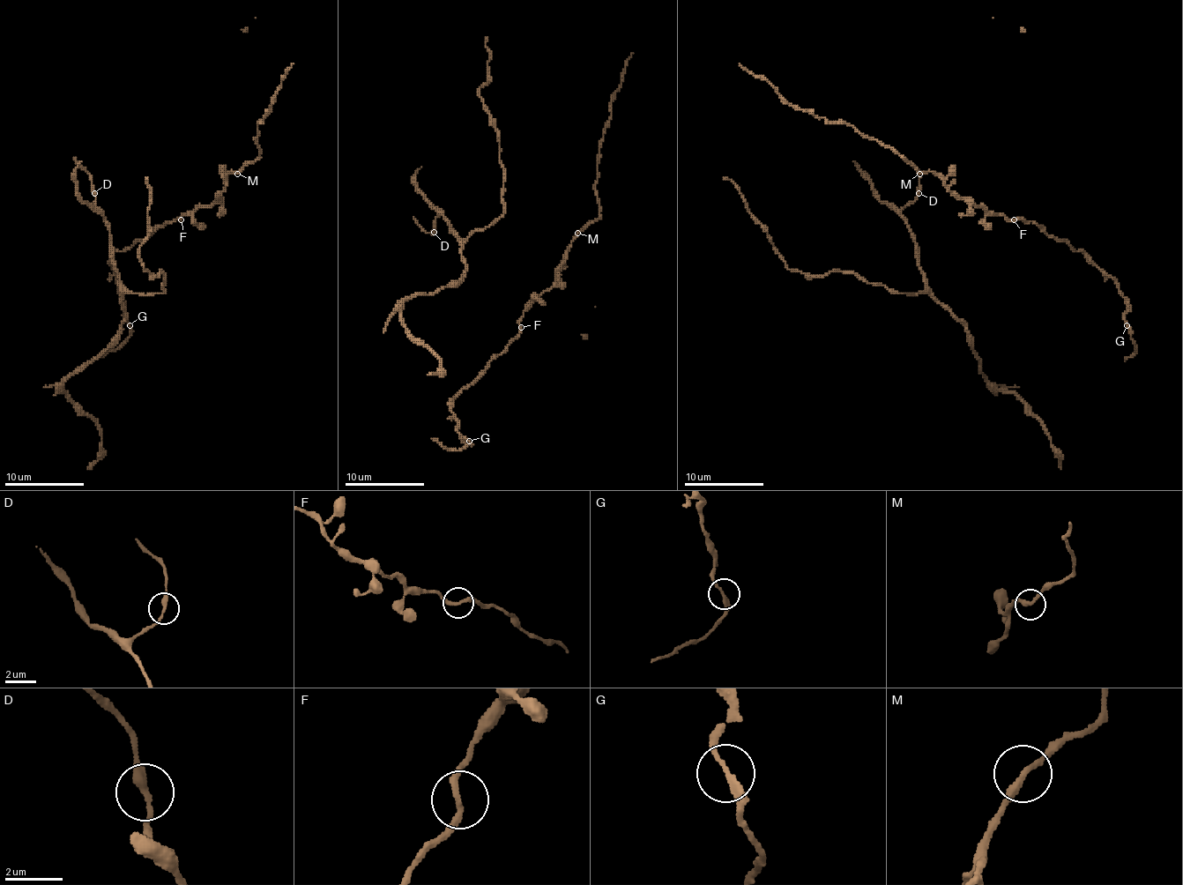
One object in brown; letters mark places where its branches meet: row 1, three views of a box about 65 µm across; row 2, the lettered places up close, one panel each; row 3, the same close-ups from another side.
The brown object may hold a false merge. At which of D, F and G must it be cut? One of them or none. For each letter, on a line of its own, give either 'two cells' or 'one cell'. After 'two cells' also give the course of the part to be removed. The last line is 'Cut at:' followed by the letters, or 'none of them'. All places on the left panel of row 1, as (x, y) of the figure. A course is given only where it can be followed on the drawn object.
D: one cell
F: one cell
G: one cell
Cut at: none of them

